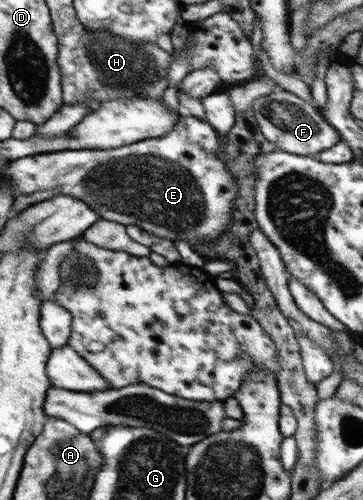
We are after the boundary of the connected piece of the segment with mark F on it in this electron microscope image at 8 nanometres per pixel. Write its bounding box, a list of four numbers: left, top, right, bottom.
[254,89,341,156]

